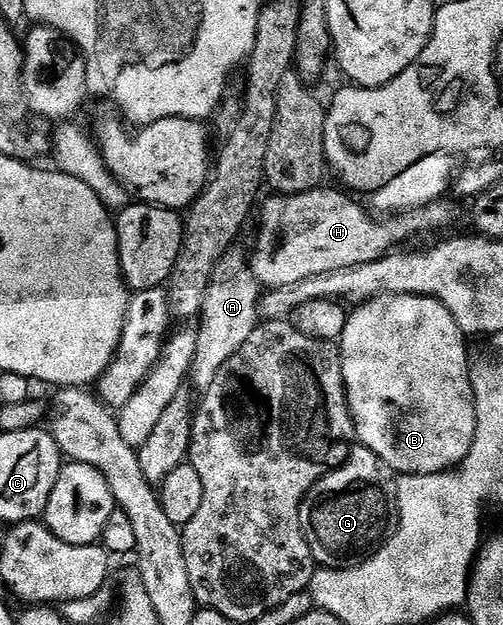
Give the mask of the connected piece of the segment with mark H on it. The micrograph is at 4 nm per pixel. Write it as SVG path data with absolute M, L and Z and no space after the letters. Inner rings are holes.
M321 185L306 193L273 194L272 199L263 200L264 208L262 203L258 211L260 240L250 260L252 274L261 288L298 285L298 281L306 281L310 277L322 277L326 273L338 273L342 269L376 262L404 245L399 243L416 239L427 231L440 231L456 219L456 207L449 201L431 203L422 209L402 211L398 215L373 217L352 200L355 198L351 194L340 191L331 191L328 185ZM272 231L276 234L273 251Z

